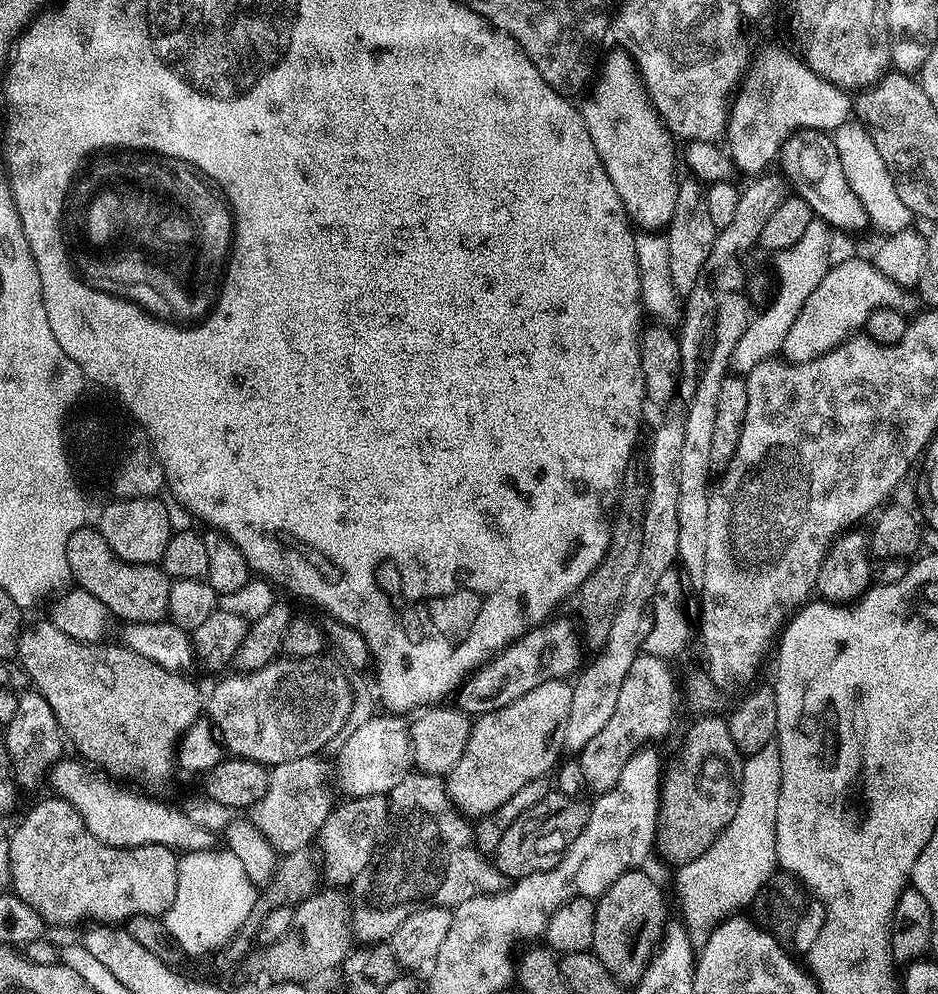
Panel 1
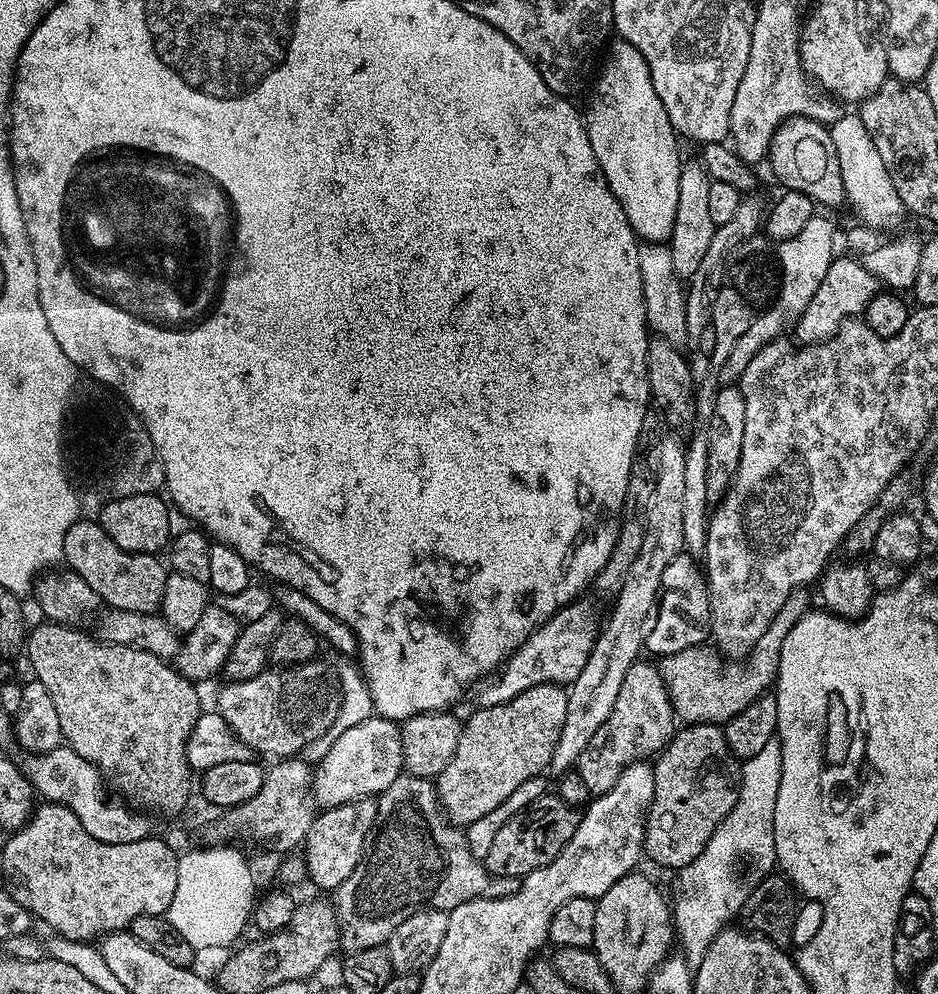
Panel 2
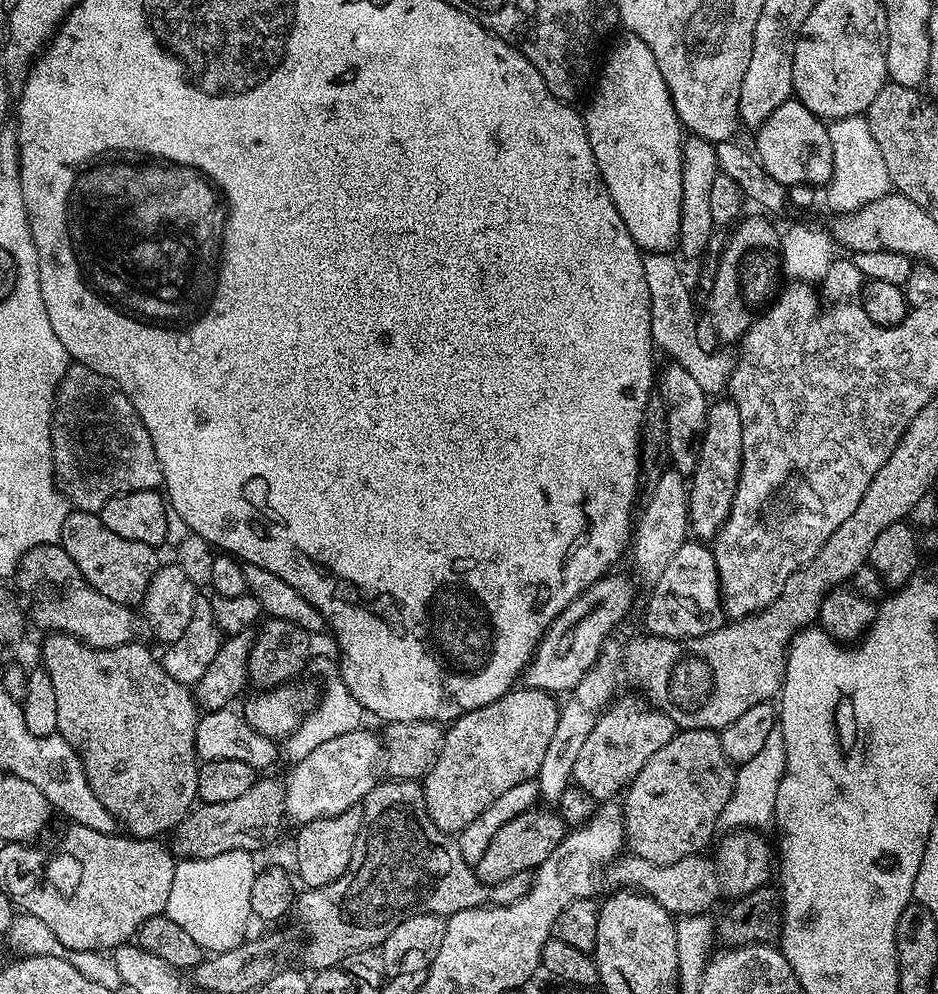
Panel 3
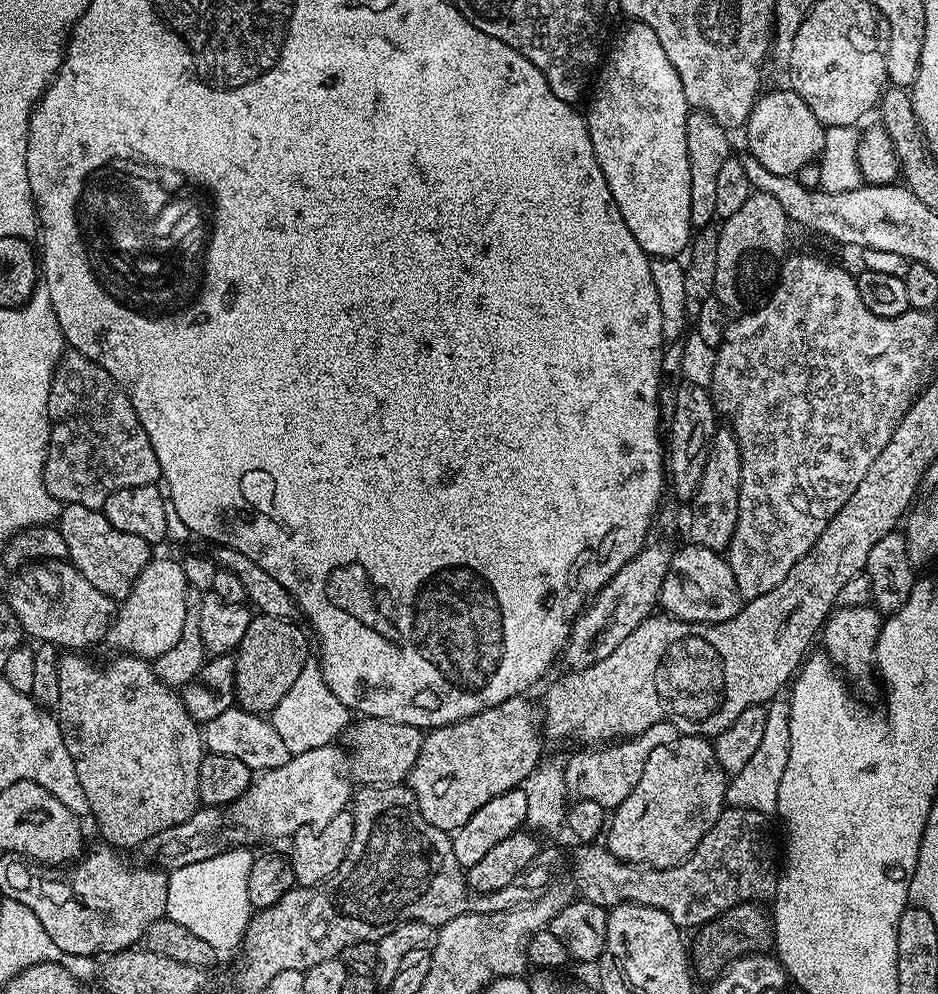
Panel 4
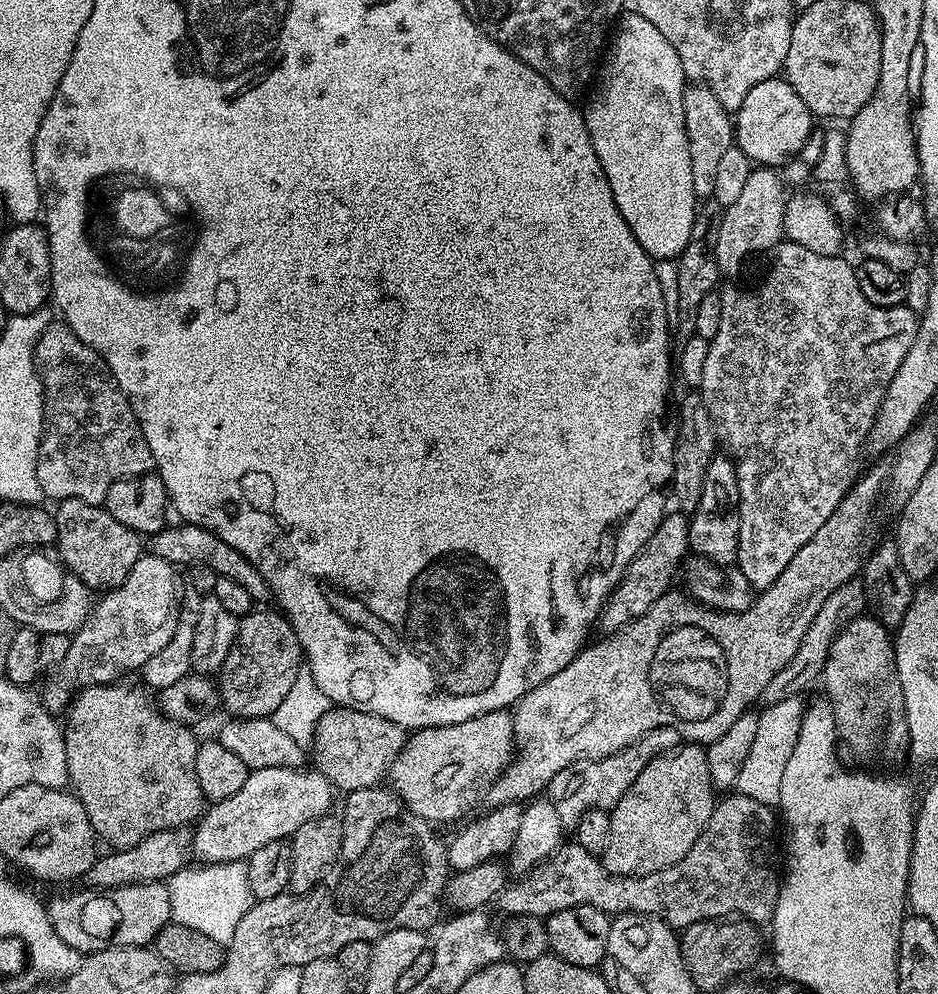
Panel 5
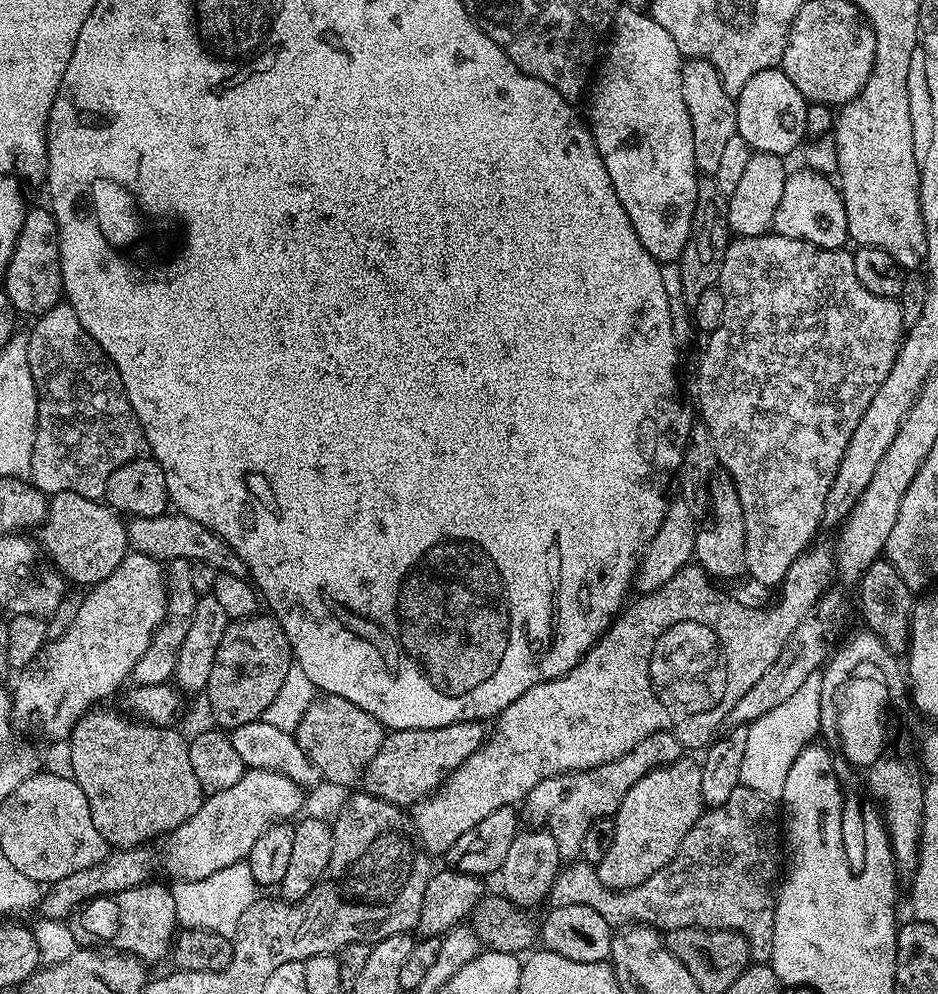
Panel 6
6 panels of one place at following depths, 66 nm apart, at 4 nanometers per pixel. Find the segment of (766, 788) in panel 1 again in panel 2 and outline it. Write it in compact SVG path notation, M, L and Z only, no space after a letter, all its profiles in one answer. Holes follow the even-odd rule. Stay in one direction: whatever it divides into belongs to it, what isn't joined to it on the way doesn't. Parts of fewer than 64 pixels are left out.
M773 738L762 746L754 758L743 761L740 766L740 789L734 810L714 830L706 850L694 858L692 864L679 869L680 897L671 909L674 936L678 941L688 967L695 970L702 966L710 942L741 915L748 900L750 883L740 869L739 860L752 864L759 874L768 874L777 867L774 846L774 802L778 802L778 782L782 782L782 746Z

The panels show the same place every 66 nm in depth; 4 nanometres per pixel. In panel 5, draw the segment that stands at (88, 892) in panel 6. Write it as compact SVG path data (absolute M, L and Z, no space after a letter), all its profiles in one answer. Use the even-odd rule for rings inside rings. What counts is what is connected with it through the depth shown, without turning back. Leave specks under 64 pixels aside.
M187 827L162 830L158 834L150 834L150 838L142 838L138 846L109 851L109 856L101 855L88 871L86 880L96 890L105 888L124 888L127 884L151 884L167 881L169 876L180 871L189 863L192 849L193 833Z

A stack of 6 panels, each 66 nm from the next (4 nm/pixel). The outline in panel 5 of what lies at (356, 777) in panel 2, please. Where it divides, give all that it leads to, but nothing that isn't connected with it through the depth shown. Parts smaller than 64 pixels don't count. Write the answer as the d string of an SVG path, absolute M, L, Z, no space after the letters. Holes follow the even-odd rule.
M309 768L249 771L246 786L242 786L238 794L215 801L197 821L192 832L193 855L203 863L247 861L254 850L266 846L271 840L291 838L304 822L325 815L331 809L328 807L334 795L332 783L319 770Z

